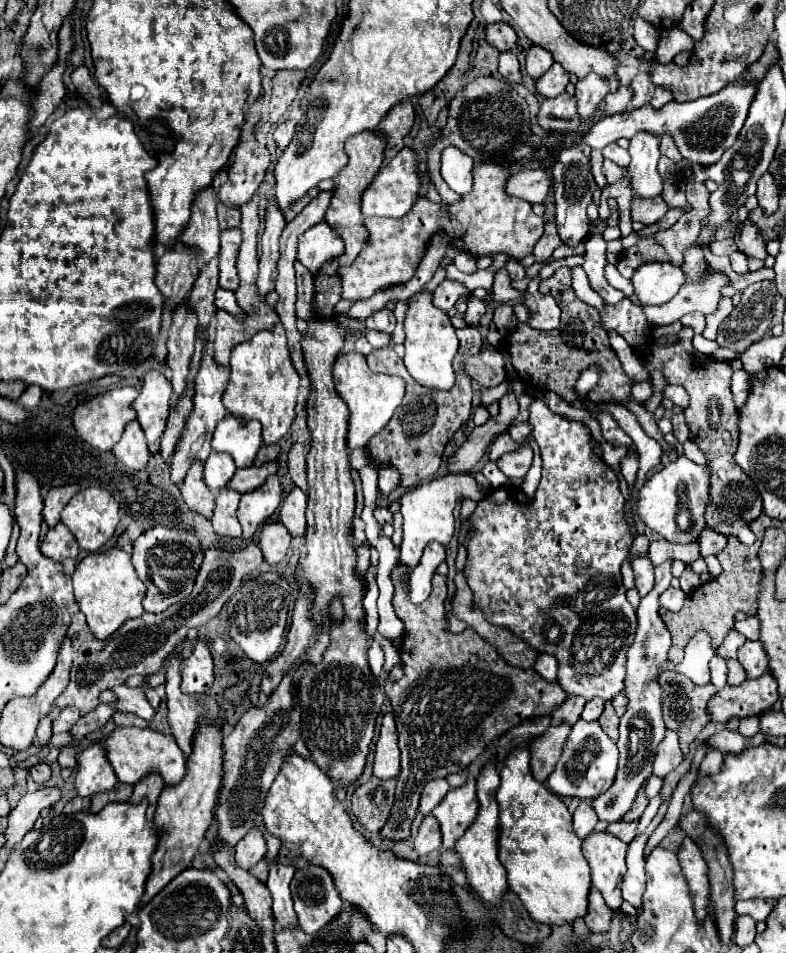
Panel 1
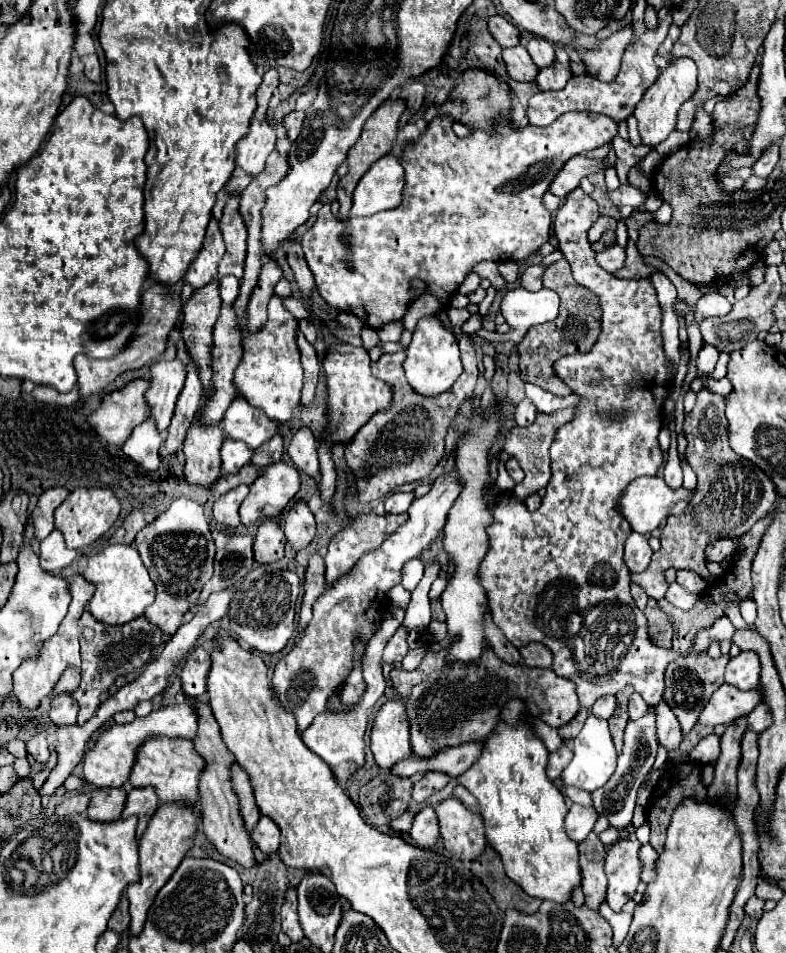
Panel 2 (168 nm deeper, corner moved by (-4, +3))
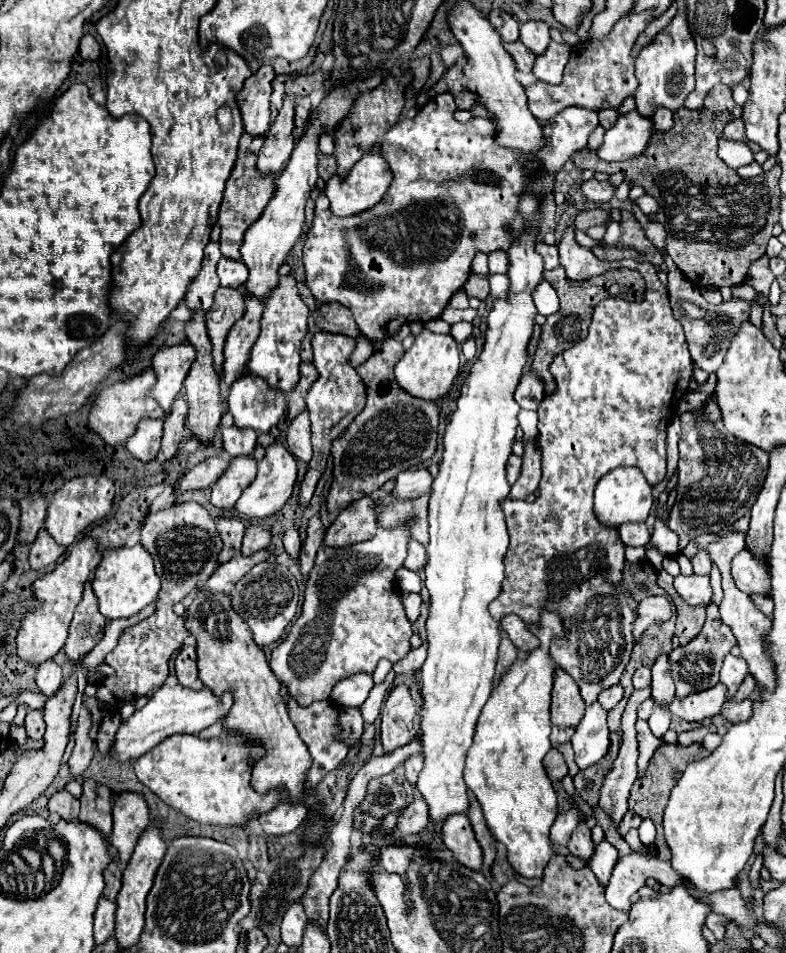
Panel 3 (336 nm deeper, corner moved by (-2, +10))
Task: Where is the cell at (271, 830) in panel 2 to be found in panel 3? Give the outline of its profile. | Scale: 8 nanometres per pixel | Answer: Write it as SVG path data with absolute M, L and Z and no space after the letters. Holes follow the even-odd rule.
M283 802L277 808L273 808L271 812L263 814L259 818L263 830L267 834L273 836L281 836L281 834L289 834L295 828L301 826L301 822L307 818L307 806L305 804L293 804L293 802Z

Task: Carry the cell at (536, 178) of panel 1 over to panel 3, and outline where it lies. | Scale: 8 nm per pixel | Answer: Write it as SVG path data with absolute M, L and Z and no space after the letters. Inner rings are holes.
M631 110L629 114L619 116L617 122L605 132L605 142L597 154L607 162L631 160L647 148L651 132L653 118L645 120L645 116L641 116L637 110Z

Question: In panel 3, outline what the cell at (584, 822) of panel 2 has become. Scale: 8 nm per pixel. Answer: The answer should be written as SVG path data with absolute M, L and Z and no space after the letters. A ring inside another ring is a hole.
M567 810L567 812L559 814L557 820L551 826L551 840L553 840L553 844L567 846L567 842L571 838L571 832L579 824L579 820L581 820L581 812L577 812L577 810Z

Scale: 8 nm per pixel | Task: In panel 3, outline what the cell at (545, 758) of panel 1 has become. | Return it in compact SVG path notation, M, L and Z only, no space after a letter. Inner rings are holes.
M549 750L547 756L543 758L543 766L545 766L545 772L547 776L553 780L553 782L561 782L565 776L567 776L567 764L565 764L565 758L559 750Z

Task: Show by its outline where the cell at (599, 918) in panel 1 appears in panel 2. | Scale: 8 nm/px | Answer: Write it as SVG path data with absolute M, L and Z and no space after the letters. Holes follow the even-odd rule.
M589 833L585 841L579 843L579 863L583 871L581 889L585 893L585 905L599 911L601 903L605 901L605 889L607 889L607 877L603 871L605 863L605 845L599 841L595 833Z

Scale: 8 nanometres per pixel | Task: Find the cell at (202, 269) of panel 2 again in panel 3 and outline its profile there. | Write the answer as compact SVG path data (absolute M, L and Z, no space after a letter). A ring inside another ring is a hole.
M209 242L205 246L205 258L203 258L203 268L197 274L197 278L191 282L187 296L185 296L185 306L195 312L195 310L209 310L213 306L213 294L219 288L219 278L215 272L215 266L221 258L219 244Z

